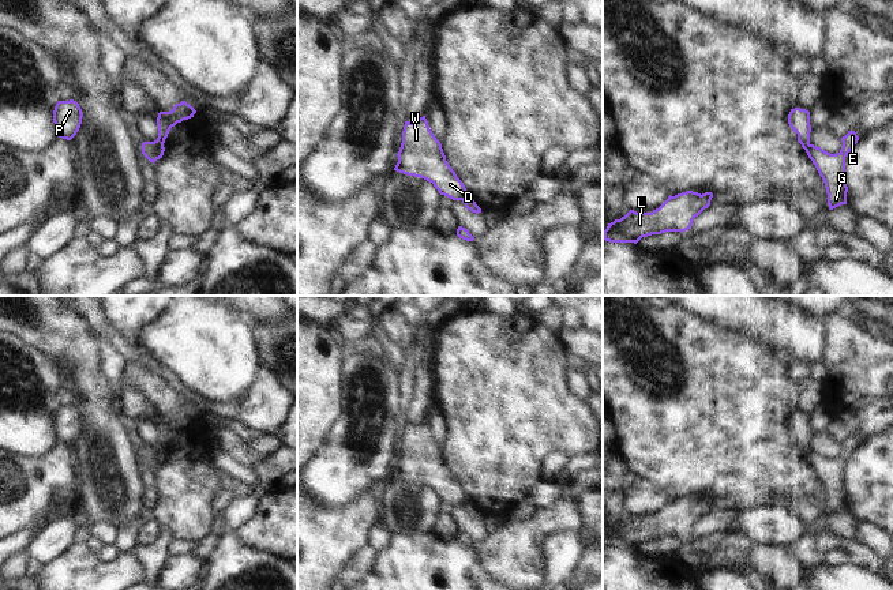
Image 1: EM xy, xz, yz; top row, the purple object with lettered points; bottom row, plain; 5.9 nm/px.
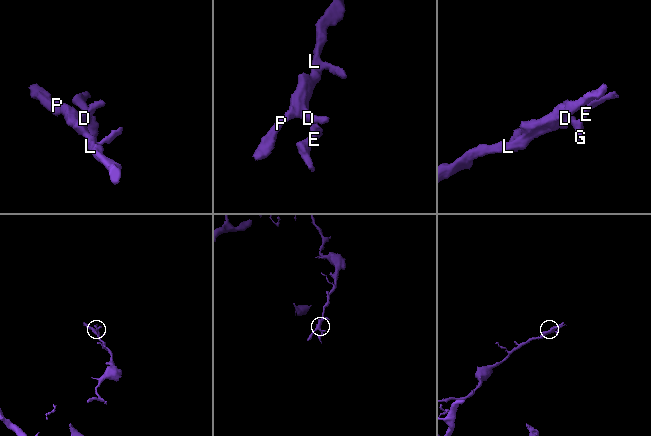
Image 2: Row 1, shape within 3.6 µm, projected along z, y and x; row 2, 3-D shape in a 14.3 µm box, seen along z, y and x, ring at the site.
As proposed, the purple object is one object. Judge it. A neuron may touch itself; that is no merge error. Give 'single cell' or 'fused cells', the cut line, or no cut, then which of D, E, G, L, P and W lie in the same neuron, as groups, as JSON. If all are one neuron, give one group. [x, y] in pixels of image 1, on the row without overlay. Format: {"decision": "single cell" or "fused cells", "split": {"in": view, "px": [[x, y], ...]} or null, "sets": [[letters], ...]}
{"decision": "fused cells", "split": {"in": "yz", "px": [[810, 450], [806, 457]]}, "sets": [["D", "L", "P", "W"], ["E", "G"]]}

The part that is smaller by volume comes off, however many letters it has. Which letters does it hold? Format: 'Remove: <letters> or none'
Remove: E, G

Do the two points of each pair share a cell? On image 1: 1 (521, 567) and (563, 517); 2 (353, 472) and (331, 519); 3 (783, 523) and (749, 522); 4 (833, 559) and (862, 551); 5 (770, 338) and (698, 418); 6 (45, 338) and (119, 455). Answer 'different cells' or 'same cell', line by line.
1: same cell
2: different cells
3: same cell
4: different cells
5: different cells
6: same cell

